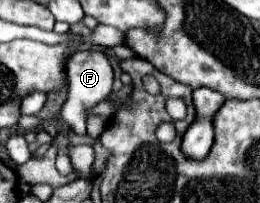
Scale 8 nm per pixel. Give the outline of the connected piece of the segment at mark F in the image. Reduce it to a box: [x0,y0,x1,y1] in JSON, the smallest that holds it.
[62,49,114,135]

